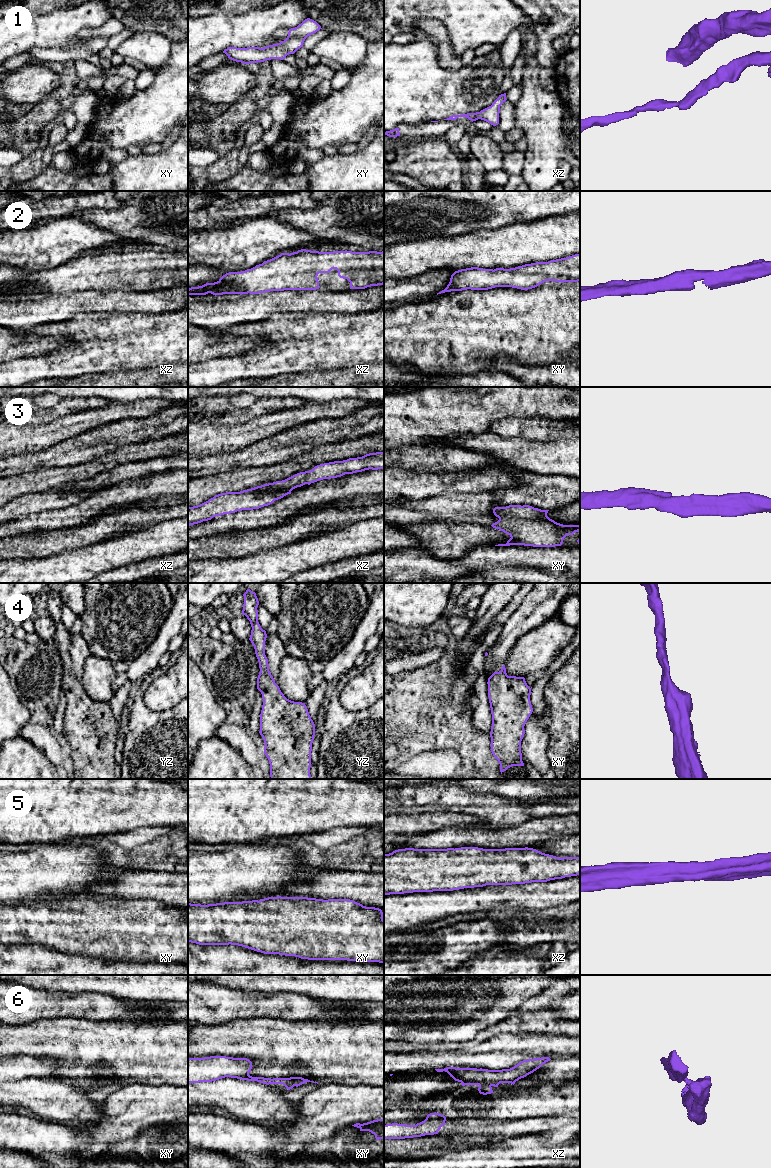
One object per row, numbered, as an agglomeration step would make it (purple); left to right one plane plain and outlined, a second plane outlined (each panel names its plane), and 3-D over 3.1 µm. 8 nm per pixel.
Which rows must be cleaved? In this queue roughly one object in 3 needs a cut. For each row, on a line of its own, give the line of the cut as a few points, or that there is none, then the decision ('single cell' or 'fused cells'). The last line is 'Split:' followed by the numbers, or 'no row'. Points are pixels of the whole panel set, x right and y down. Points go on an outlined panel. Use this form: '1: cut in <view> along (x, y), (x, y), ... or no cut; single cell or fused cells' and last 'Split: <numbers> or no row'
1: no cut; single cell
2: no cut; single cell
3: no cut; single cell
4: no cut; single cell
5: no cut; single cell
6: cut in xz along (490, 1085), (479, 1086); fused cells
Split: 6

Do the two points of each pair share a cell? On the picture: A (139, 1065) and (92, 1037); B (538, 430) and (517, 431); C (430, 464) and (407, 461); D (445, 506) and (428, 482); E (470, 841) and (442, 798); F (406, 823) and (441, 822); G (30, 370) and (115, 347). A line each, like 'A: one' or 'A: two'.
A: one
B: one
C: one
D: two
E: two
F: one
G: one

